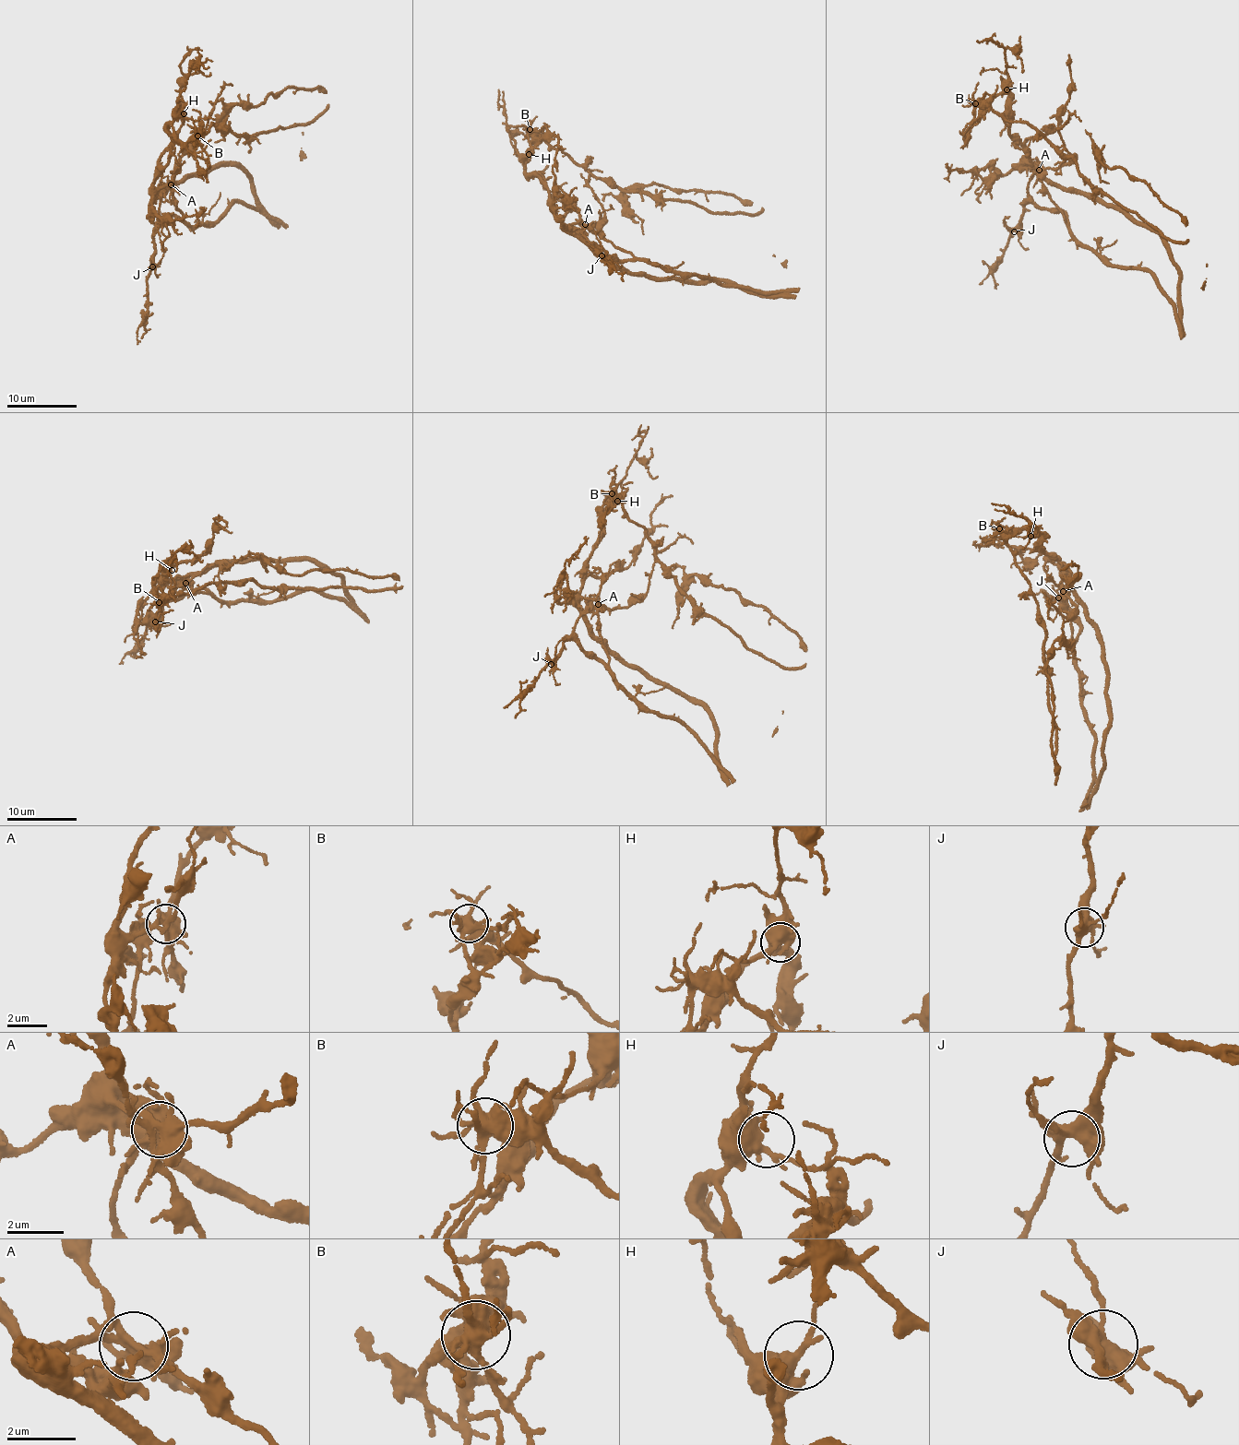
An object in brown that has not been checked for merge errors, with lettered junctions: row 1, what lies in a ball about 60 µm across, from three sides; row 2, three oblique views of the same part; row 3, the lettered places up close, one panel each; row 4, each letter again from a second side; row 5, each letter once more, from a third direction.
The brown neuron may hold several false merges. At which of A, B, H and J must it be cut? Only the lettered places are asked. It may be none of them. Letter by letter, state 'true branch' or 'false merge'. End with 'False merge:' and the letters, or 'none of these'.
A: false merge
B: false merge
H: true branch
J: true branch
False merge: A, B

